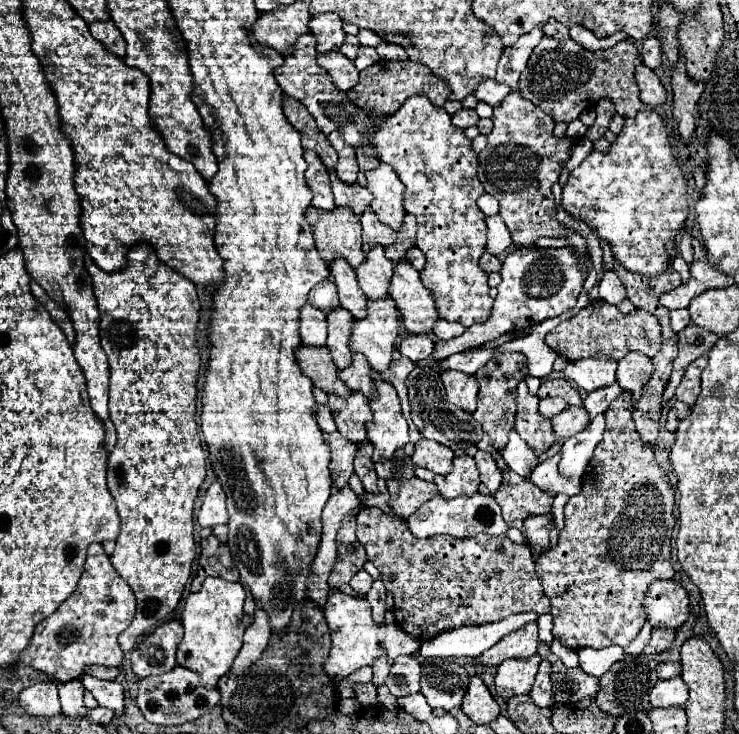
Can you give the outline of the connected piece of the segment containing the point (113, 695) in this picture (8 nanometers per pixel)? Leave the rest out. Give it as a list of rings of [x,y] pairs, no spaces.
[[[84,676],[82,684],[86,690],[92,692],[92,696],[98,700],[100,706],[112,708],[116,714],[122,714],[124,690],[118,682],[106,682],[106,680],[98,680],[94,676]]]

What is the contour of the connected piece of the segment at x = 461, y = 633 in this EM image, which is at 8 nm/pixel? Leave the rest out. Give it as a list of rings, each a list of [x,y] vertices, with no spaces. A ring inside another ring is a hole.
[[[526,612],[526,614],[508,616],[506,620],[500,620],[500,622],[454,628],[450,632],[442,632],[440,636],[434,636],[432,640],[424,642],[420,648],[420,654],[424,658],[480,656],[482,652],[492,648],[502,636],[518,630],[520,626],[524,626],[528,622],[536,622],[536,618],[538,618],[536,612]]]

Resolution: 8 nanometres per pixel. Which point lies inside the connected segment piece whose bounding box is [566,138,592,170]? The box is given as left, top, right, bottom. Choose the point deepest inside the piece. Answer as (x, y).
(582, 148)

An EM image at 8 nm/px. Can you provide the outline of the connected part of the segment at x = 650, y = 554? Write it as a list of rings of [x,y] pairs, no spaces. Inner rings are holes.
[[[622,392],[606,414],[606,432],[596,446],[594,456],[584,474],[582,492],[572,496],[564,508],[566,526],[560,530],[558,544],[536,558],[536,574],[542,582],[544,594],[550,600],[550,612],[554,616],[554,636],[568,648],[604,648],[604,646],[628,646],[646,622],[642,600],[652,580],[674,578],[670,564],[670,540],[674,532],[674,490],[666,472],[654,458],[654,446],[646,444],[632,420],[634,402],[630,392]]]

